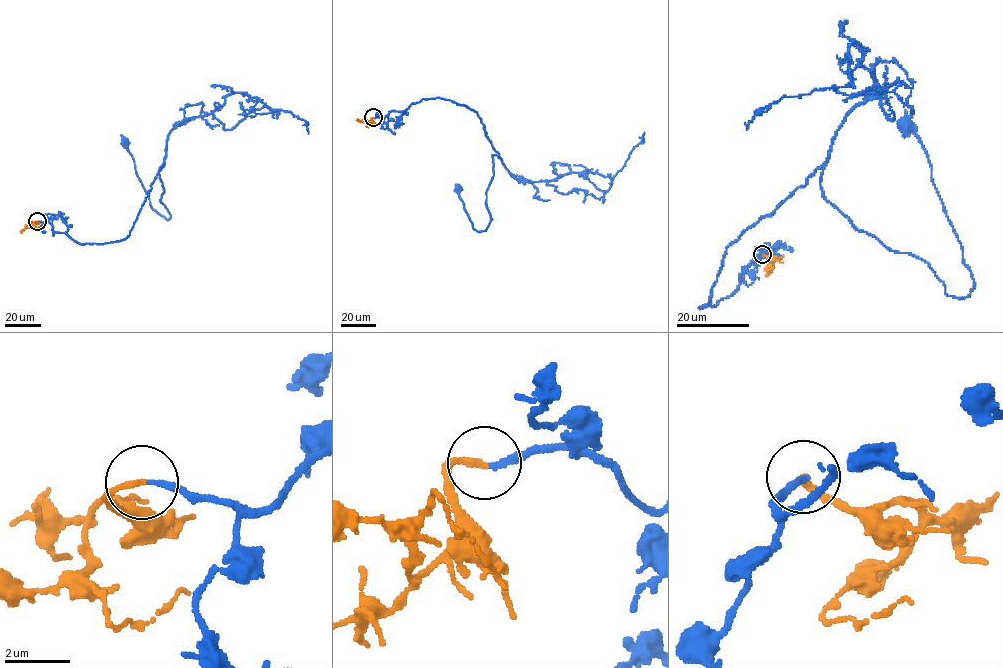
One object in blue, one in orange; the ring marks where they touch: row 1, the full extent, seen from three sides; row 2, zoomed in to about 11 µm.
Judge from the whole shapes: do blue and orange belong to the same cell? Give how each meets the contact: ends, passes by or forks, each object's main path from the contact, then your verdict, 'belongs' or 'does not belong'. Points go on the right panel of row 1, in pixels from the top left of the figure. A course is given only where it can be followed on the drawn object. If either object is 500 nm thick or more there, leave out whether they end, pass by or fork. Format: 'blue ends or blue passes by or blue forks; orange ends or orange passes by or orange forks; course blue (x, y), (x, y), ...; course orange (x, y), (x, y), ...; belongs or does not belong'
blue ends; orange ends; course blue (762, 254), (699, 308), (728, 246), (822, 167), (857, 229), (970, 293), (906, 125); course orange (762, 254), (774, 256), (775, 260), (769, 265), (772, 268), (766, 276); belongs

